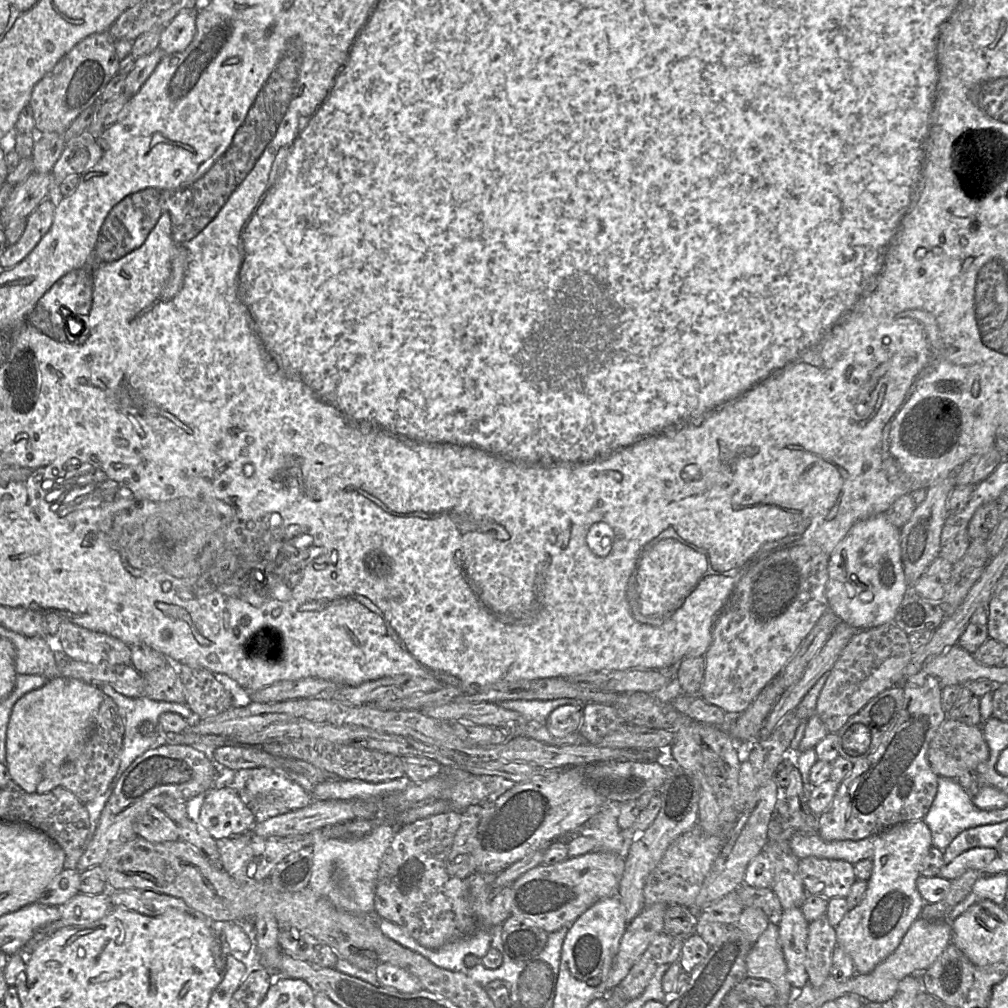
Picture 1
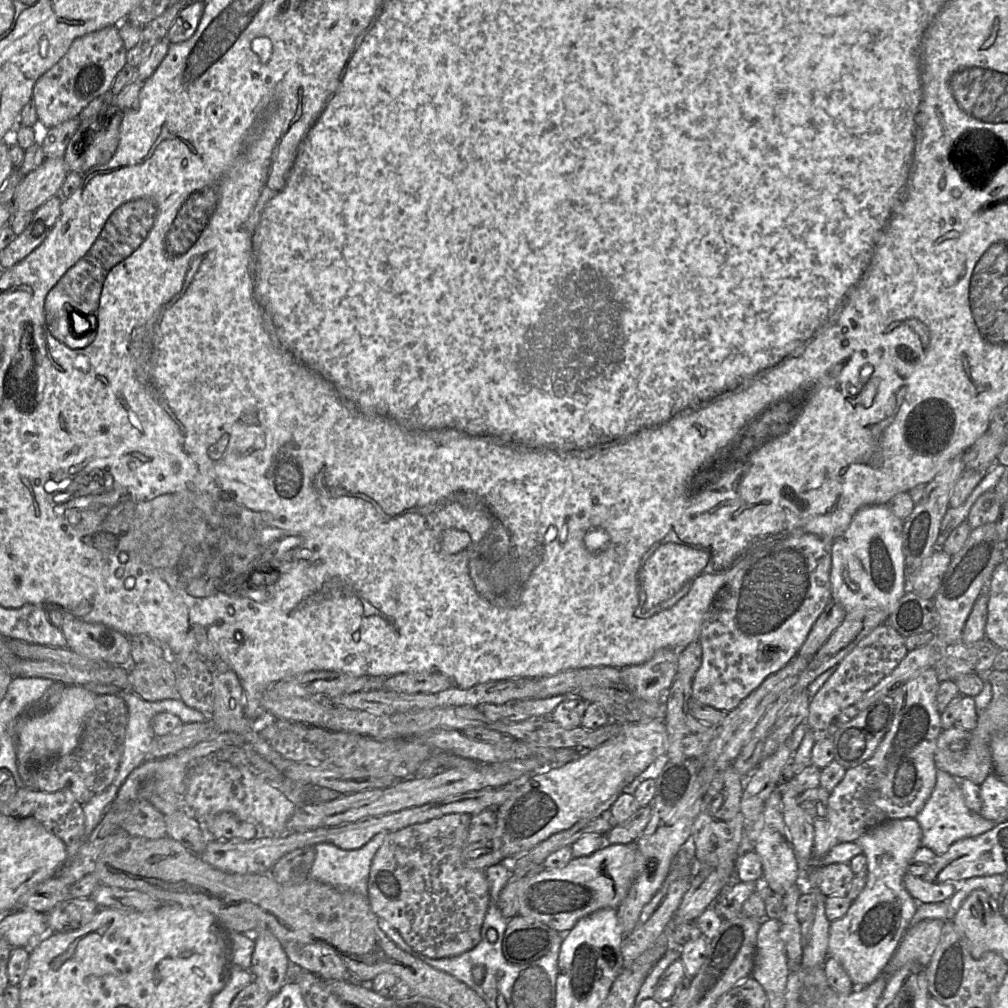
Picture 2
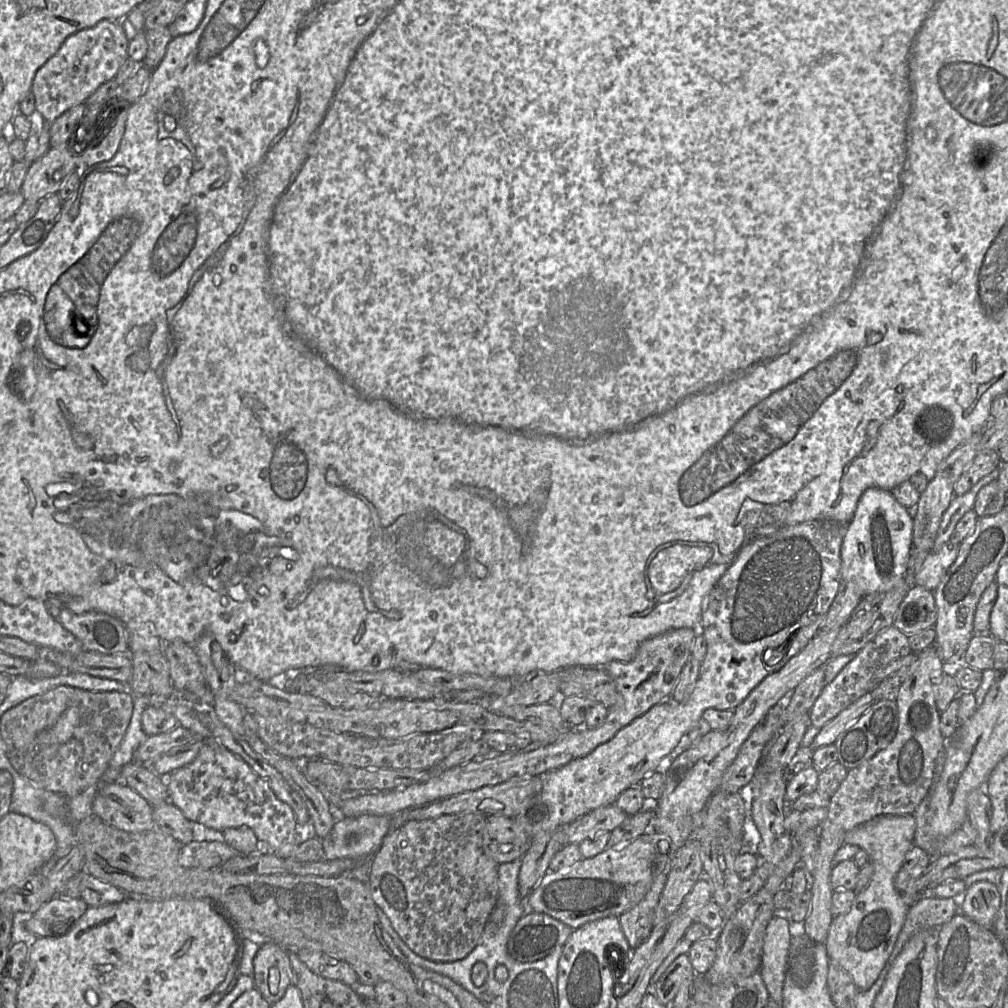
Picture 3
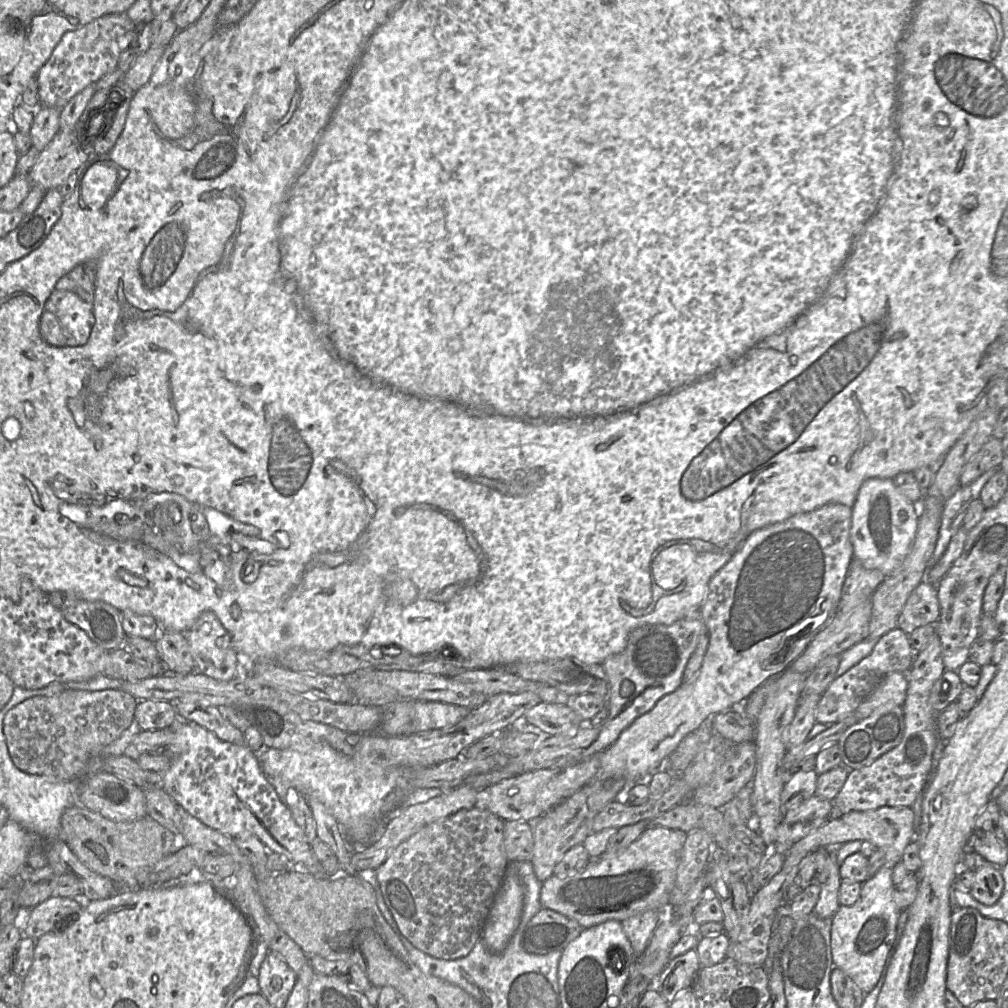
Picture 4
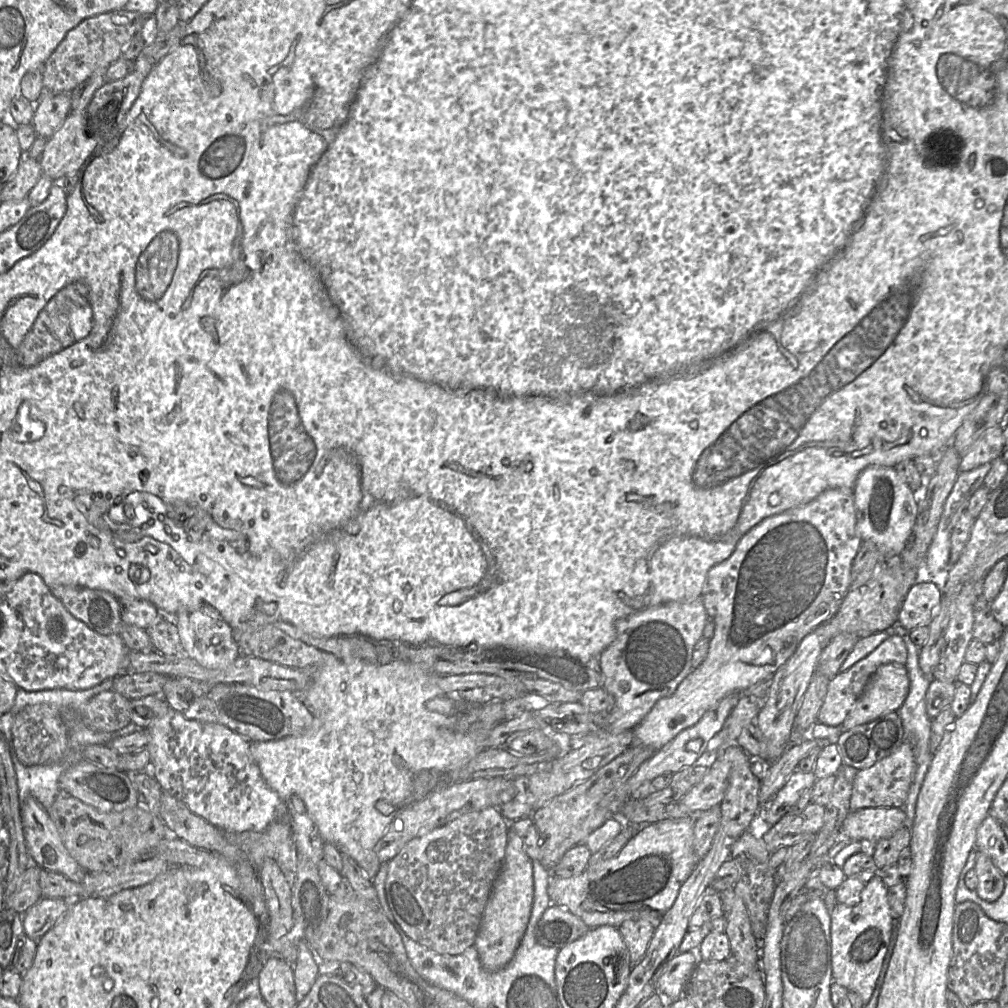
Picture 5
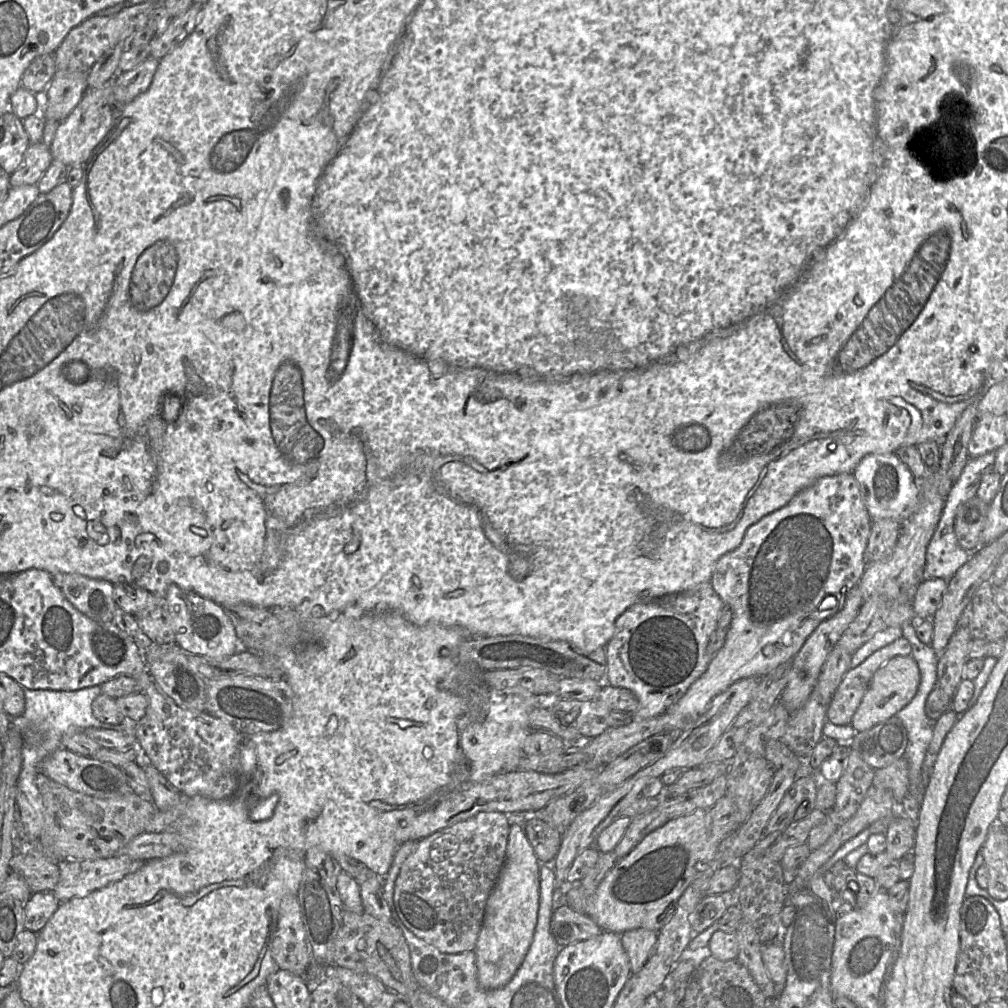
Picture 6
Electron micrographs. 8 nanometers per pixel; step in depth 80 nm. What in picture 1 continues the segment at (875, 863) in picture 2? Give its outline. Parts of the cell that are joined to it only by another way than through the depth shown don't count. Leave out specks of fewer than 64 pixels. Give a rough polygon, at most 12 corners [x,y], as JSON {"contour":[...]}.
{"contour":[[923,820],[873,836],[861,902],[834,928],[854,974],[898,947],[925,902]]}

